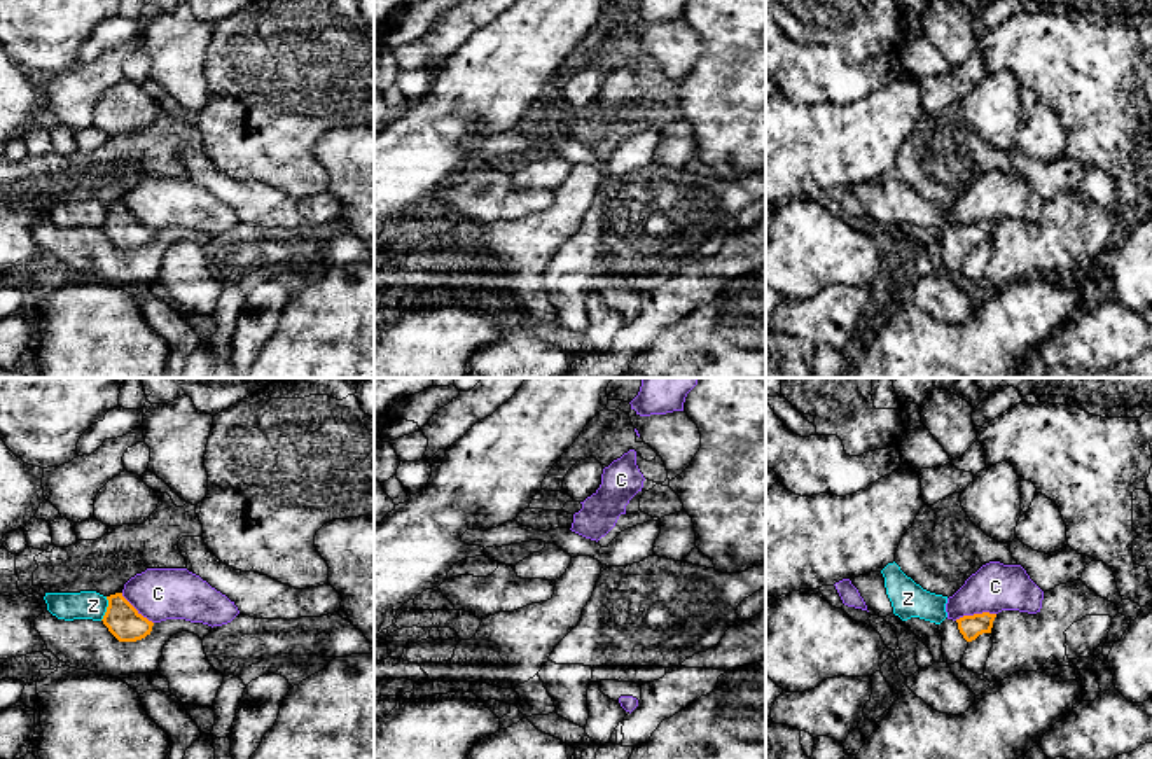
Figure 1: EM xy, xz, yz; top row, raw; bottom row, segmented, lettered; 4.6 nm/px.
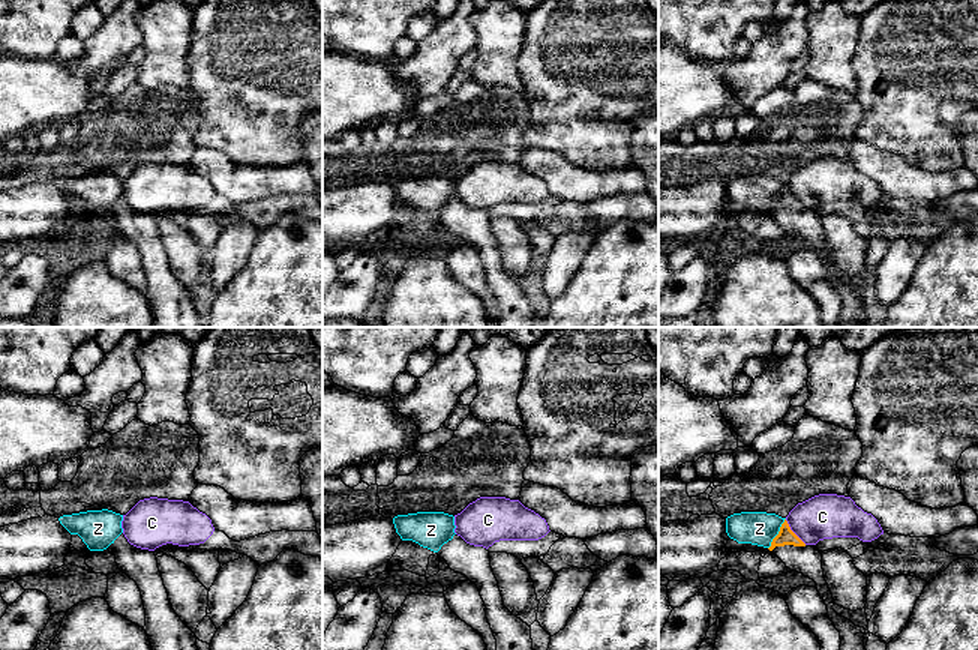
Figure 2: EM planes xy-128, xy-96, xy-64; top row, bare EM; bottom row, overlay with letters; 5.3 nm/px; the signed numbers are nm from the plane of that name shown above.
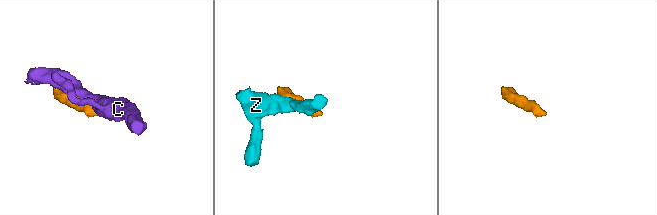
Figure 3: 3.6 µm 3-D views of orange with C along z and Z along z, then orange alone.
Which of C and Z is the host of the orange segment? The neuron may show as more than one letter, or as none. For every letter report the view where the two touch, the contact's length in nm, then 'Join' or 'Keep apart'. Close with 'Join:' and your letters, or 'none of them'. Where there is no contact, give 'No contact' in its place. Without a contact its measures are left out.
C: Touches orange in yz. Shared border 190 nm. Keep apart
Z: Touches orange in xy. Shared border 120 nm. Keep apart
Join: none of them

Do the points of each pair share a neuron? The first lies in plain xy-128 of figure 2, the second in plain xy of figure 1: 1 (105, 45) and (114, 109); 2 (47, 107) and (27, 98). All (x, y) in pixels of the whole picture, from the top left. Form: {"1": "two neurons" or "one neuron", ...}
{"1": "two neurons", "2": "one neuron"}

